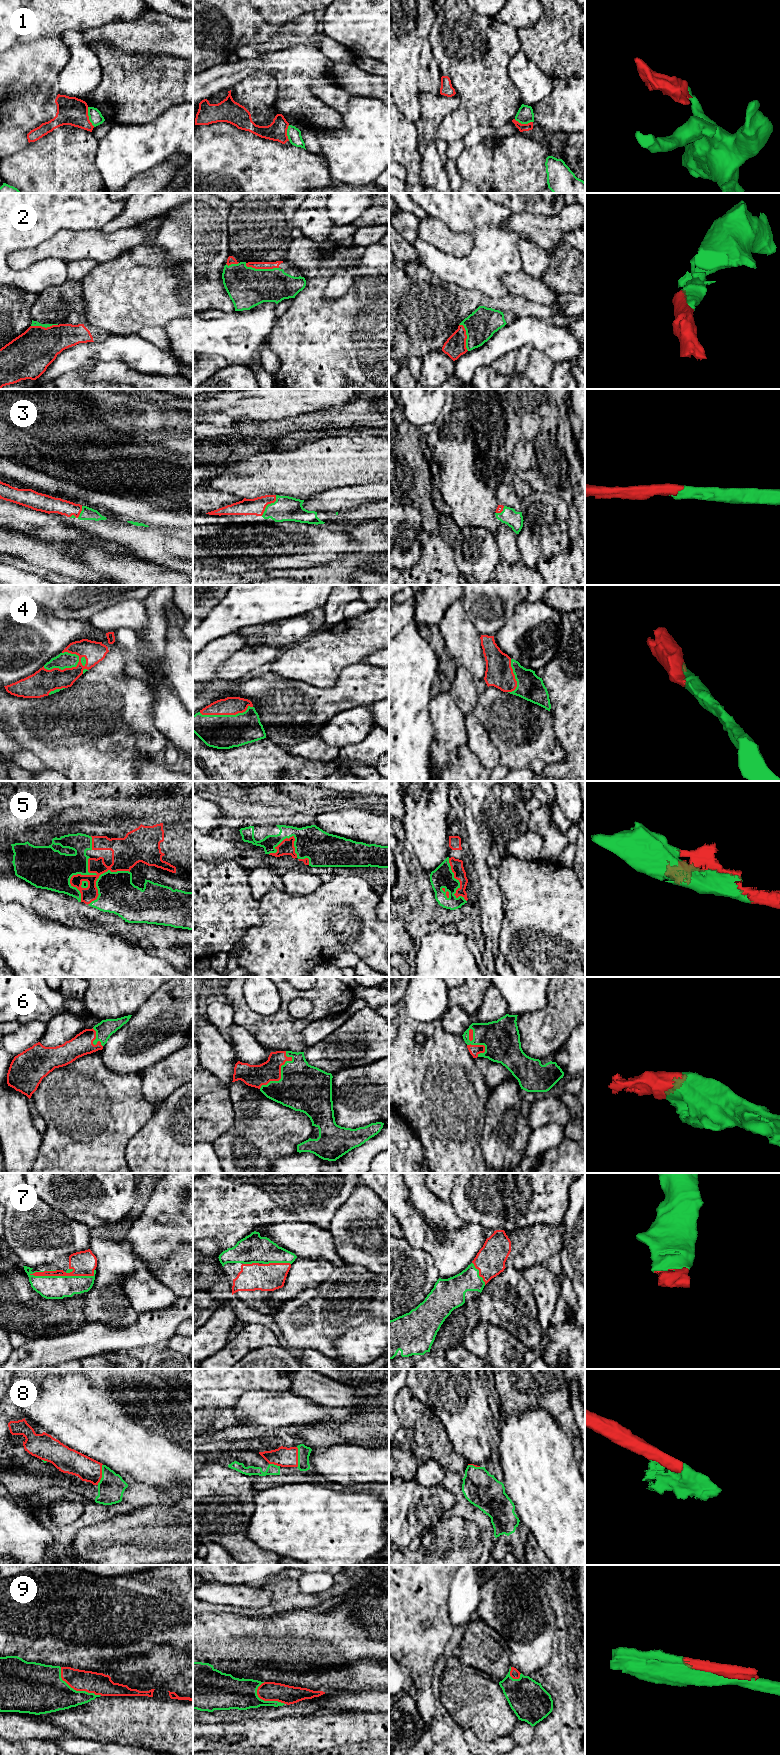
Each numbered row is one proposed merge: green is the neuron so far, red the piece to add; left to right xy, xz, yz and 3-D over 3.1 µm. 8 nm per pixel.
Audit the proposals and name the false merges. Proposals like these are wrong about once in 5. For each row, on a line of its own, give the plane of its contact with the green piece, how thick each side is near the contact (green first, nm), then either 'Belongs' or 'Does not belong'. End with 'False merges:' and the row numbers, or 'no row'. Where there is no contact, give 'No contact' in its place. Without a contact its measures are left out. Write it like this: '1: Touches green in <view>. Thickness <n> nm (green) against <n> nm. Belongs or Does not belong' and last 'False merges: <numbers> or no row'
1: Touches green in xy. Thickness 110 nm (green) against 220 nm. Does not belong
2: Touches green in xz. Thickness 320 nm (green) against 60 nm. Belongs
3: Touches green in xz. Thickness 200 nm (green) against 140 nm. Belongs
4: Touches green in xy. Thickness 130 nm (green) against 200 nm. Belongs
5: Touches green in xy. Thickness 340 nm (green) against 120 nm. Belongs
6: Touches green in xz. Thickness 380 nm (green) against 180 nm. Belongs
7: Touches green in xy. Thickness 190 nm (green) against 200 nm. Belongs
8: Touches green in xy. Thickness 220 nm (green) against 190 nm. Belongs
9: Touches green in xy. Thickness 340 nm (green) against 180 nm. Belongs
False merges: 1

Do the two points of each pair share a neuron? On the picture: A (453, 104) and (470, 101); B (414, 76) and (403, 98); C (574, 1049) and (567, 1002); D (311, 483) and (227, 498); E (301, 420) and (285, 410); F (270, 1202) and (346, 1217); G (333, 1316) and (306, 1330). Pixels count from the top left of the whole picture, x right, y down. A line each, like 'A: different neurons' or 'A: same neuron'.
A: different neurons
B: same neuron
C: different neurons
D: different neurons
E: different neurons
F: different neurons
G: same neuron

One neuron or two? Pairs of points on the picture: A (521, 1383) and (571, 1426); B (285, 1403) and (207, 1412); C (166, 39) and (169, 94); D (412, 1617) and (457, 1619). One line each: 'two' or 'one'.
A: one
B: two
C: two
D: two

